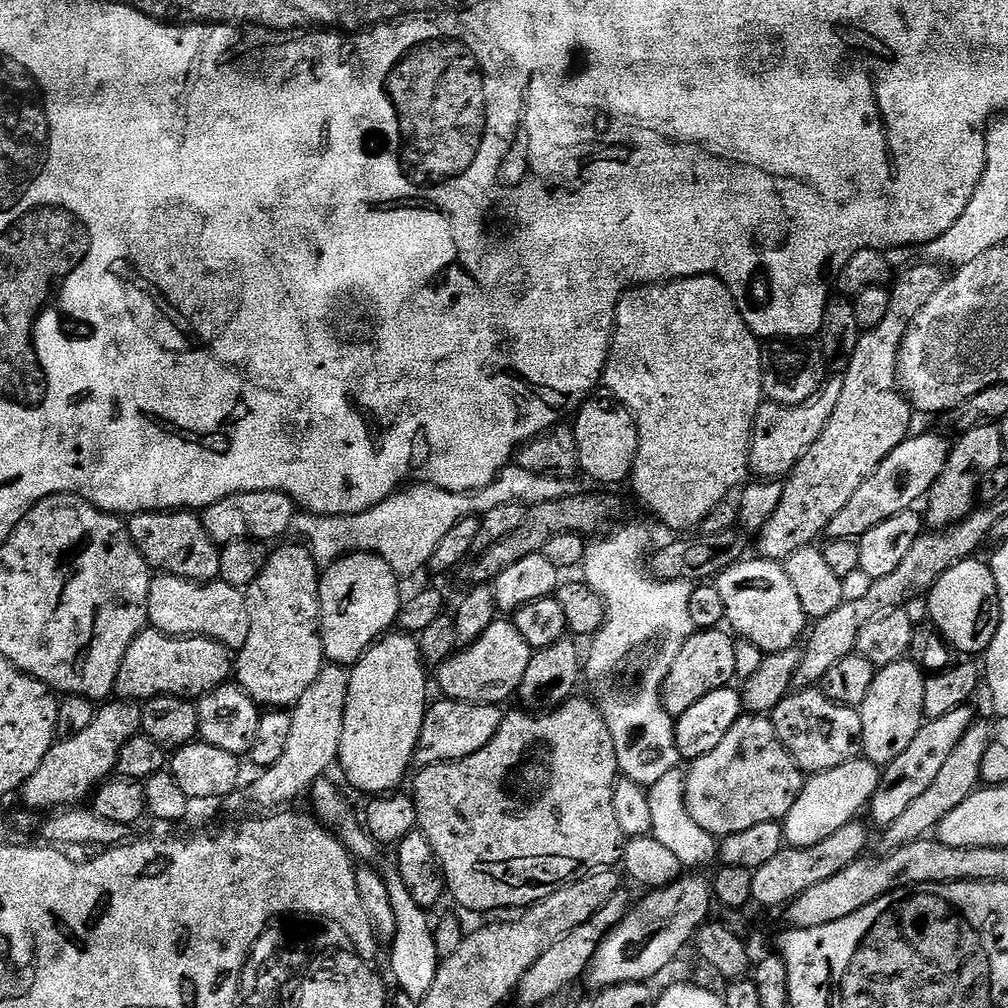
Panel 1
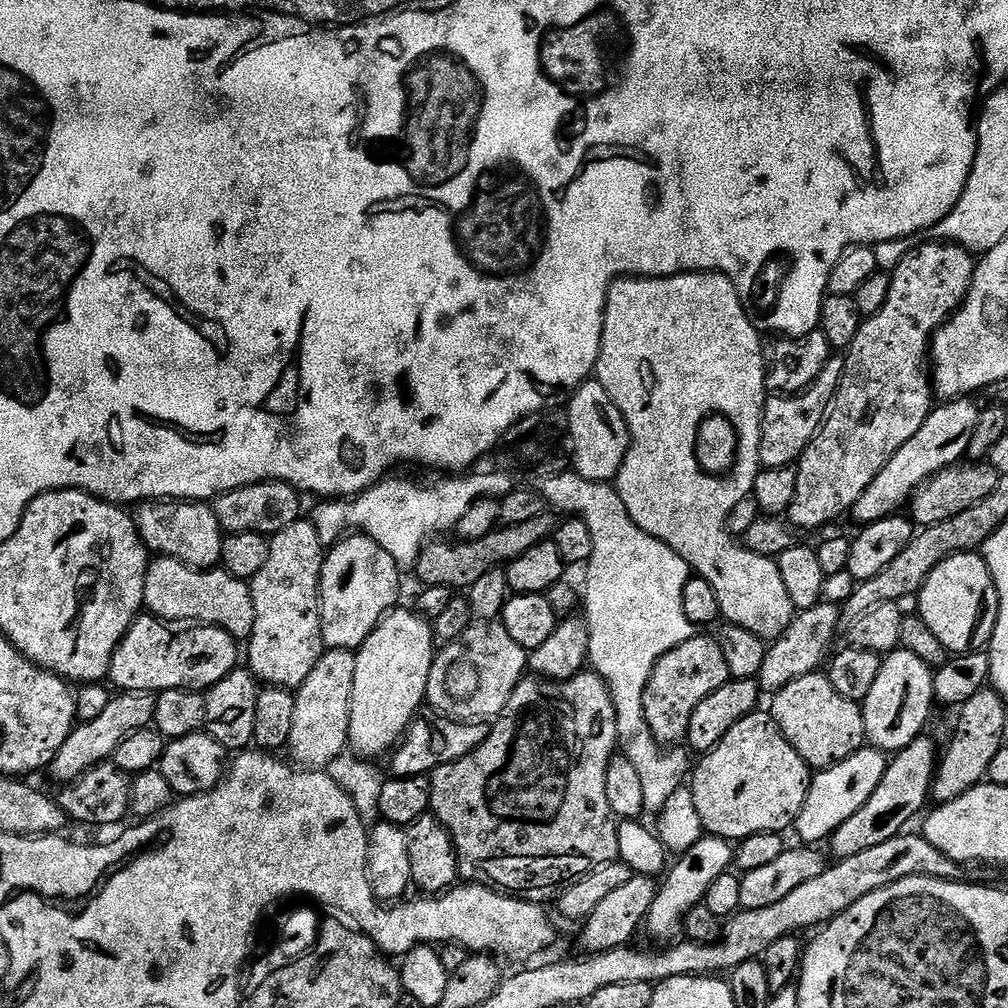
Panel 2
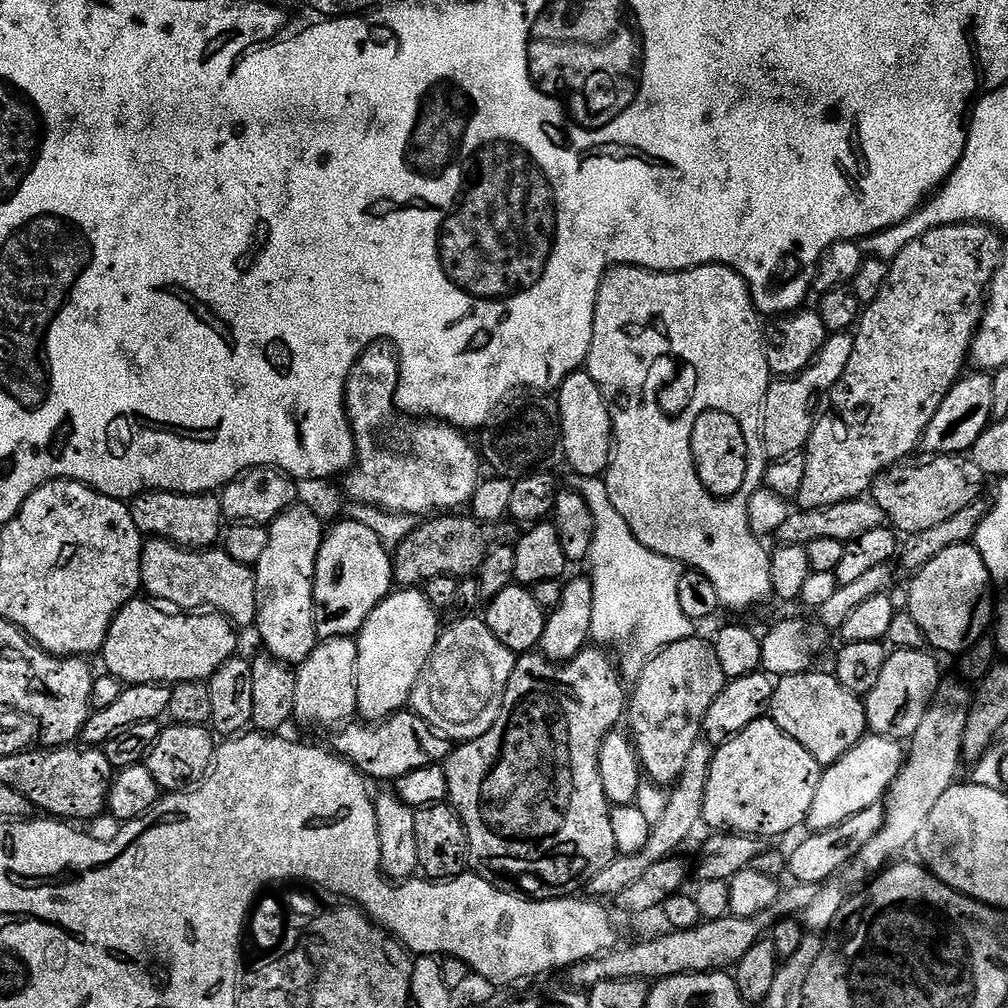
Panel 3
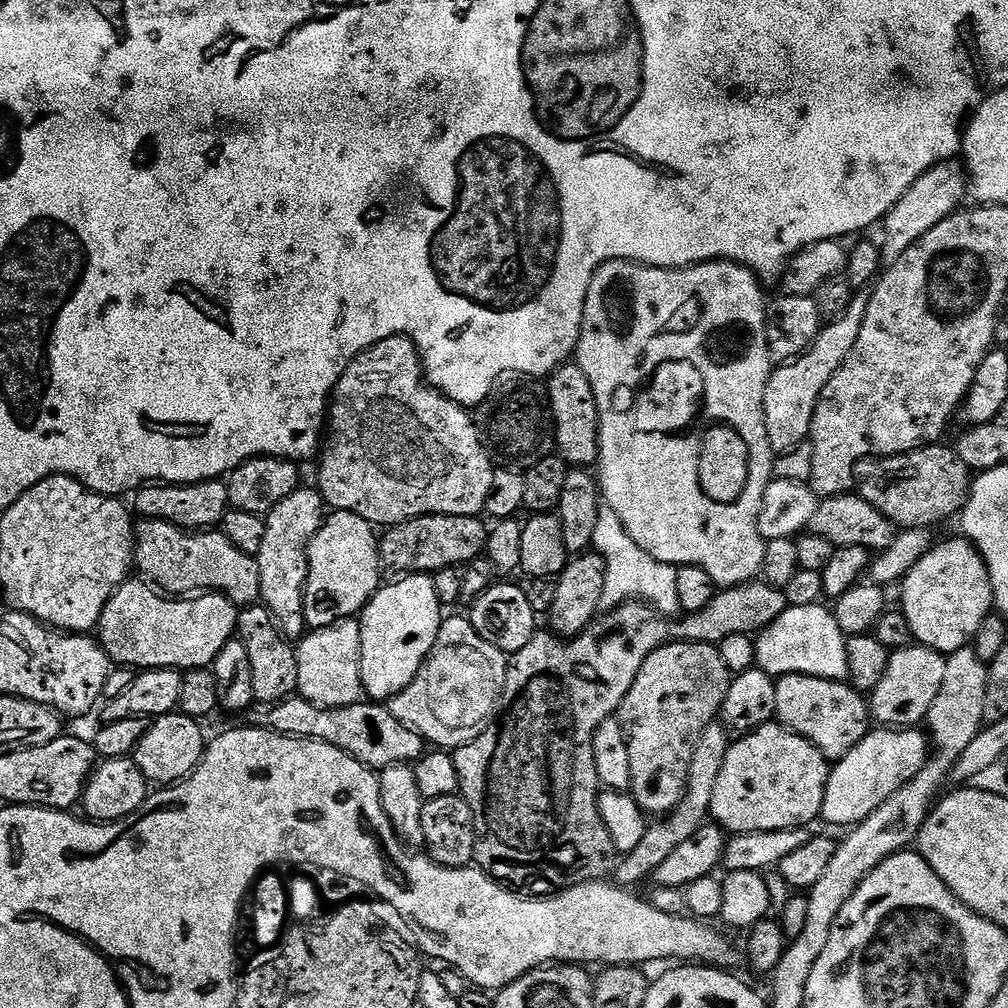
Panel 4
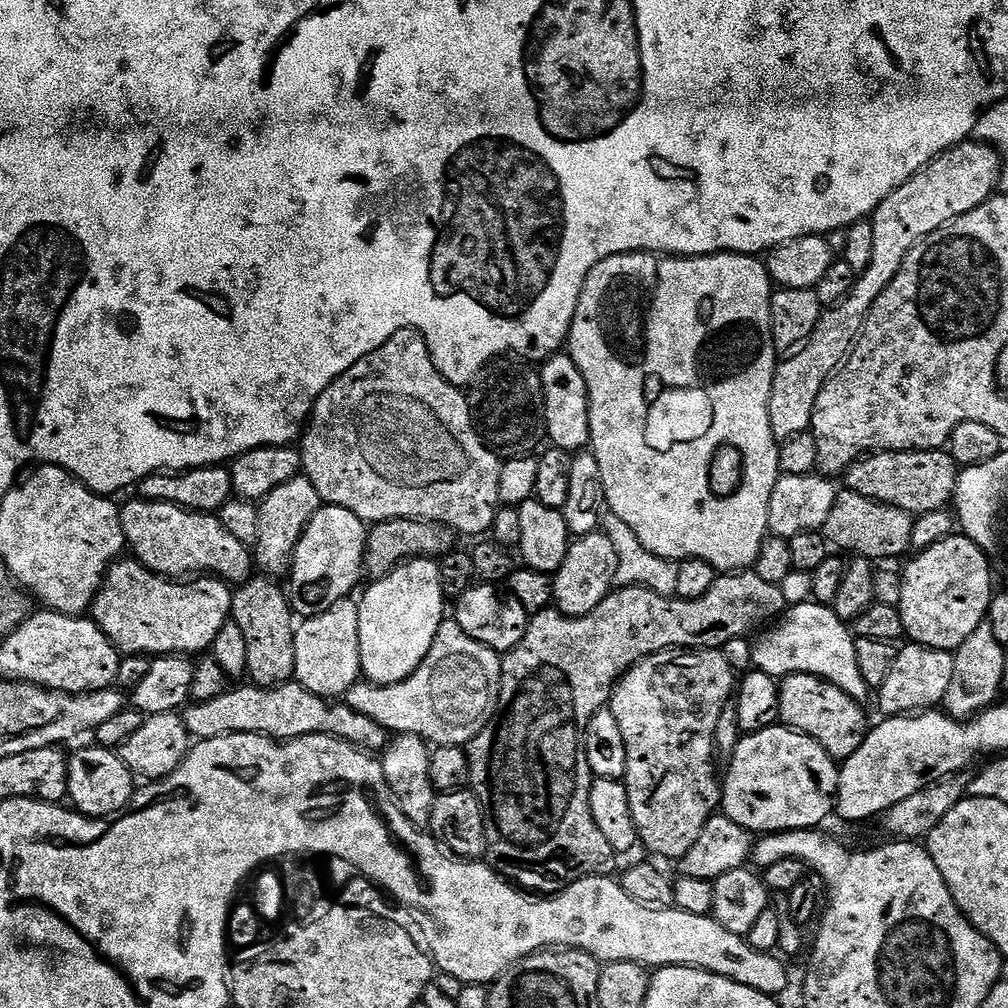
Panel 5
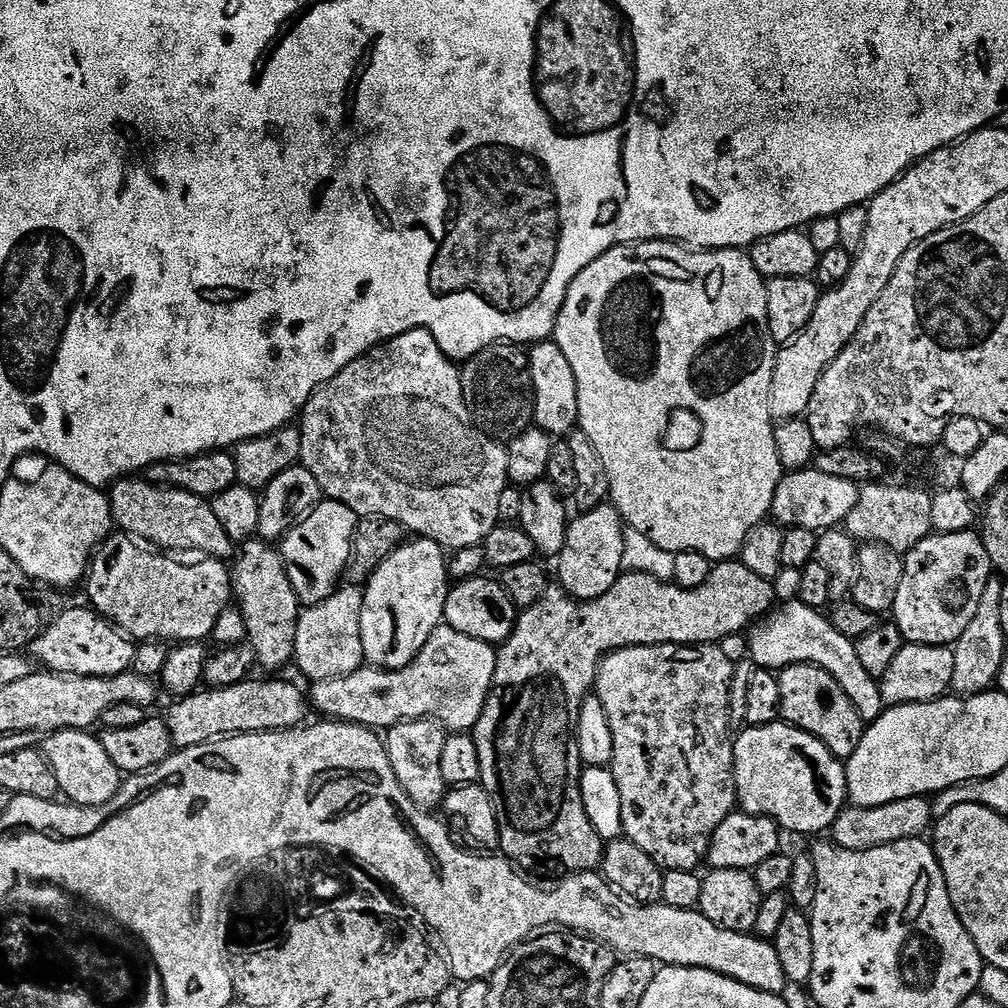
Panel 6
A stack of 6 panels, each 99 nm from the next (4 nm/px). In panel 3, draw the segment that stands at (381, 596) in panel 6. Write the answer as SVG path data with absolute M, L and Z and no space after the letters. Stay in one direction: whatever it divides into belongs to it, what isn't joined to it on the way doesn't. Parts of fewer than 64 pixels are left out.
M408 586L389 594L370 618L366 618L355 637L358 646L356 710L365 721L382 721L411 701L418 674L422 674L442 631L441 617L436 616L439 616L437 609L425 598L423 591Z

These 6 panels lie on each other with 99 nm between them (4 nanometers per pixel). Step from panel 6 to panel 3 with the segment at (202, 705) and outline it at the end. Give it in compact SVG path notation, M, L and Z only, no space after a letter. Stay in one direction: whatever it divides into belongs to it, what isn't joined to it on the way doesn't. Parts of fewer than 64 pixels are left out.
M401 710L375 724L372 722L348 722L333 731L331 751L353 764L365 778L395 782L410 770L422 770L422 766L443 764L450 751L449 741L435 732L417 712Z

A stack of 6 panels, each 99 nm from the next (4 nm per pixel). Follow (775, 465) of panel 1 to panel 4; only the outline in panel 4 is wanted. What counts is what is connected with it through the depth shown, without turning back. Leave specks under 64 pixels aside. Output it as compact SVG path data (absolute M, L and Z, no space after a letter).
M857 291L850 302L850 310L846 310L846 314L842 314L836 320L827 321L810 347L798 359L779 365L766 382L764 417L766 434L773 453L789 452L811 437L814 414L822 390L826 390L826 382L834 378L834 374L844 365L846 358L850 358L850 350L854 350L854 342L858 342L858 334L866 318L868 297L867 291Z

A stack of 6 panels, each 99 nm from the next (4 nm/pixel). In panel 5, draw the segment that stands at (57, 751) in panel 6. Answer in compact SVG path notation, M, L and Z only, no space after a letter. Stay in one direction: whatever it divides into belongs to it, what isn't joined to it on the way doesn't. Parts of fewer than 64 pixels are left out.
M91 746L80 748L68 756L68 794L71 807L84 816L103 820L123 812L138 787L137 777L122 762L119 751L111 748Z

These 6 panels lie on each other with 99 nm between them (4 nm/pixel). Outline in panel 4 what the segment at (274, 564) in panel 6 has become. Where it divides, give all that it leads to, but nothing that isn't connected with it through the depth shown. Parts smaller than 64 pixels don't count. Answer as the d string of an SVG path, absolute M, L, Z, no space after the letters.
M263 603L239 609L240 617L236 623L238 639L250 653L250 671L254 677L254 701L257 705L271 706L281 704L296 692L298 686L298 658L293 641L283 636L276 619L268 613Z

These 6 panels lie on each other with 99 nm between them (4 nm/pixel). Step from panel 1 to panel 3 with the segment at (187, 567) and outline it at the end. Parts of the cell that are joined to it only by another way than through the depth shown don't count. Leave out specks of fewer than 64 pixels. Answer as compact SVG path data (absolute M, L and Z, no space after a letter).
M145 490L130 501L134 526L145 537L168 540L180 548L207 550L222 536L219 495L211 492L162 492Z

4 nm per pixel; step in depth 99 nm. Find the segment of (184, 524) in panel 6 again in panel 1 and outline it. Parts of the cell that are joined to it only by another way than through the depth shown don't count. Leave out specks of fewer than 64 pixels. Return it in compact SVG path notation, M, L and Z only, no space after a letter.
M156 568L149 575L144 615L151 627L177 634L216 636L233 646L244 644L250 630L248 593L241 585L219 578L195 580L169 568Z

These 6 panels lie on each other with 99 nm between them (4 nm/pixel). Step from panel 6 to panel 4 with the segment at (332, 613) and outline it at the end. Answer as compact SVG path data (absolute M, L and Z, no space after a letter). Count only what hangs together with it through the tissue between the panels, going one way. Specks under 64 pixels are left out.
M356 618L339 620L325 628L311 629L295 645L298 658L298 686L296 692L303 700L320 708L341 708L361 703L362 686L362 634Z

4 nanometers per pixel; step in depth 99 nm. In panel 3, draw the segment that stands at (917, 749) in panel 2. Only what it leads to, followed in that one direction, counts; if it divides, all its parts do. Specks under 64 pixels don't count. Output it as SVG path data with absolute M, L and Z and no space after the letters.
M883 803L875 804L854 814L854 818L846 818L846 822L838 826L830 826L830 830L808 834L808 837L793 852L787 853L787 875L789 877L792 875L791 879L797 884L823 886L837 874L843 873L844 869L851 864L852 859L862 850L862 846L868 845L870 838L874 838L874 834L882 830L884 807Z

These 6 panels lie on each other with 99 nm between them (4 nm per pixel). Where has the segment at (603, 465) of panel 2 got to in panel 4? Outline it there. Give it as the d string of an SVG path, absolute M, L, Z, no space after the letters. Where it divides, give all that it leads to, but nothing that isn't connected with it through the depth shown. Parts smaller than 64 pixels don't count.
M569 362L560 365L551 373L546 387L556 423L556 446L559 455L572 466L595 465L600 458L600 415L594 390L590 386L590 378L582 374L582 370L576 363Z

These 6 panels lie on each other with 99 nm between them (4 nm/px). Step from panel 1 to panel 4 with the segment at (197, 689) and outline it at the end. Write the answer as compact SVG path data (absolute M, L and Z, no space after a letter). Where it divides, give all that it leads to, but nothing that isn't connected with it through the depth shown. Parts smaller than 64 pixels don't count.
M129 578L120 585L110 602L106 602L98 625L98 639L108 659L116 666L133 670L206 668L218 658L222 646L226 646L226 642L237 635L239 617L237 605L231 604L219 592L200 594L195 598L169 598L143 579Z

